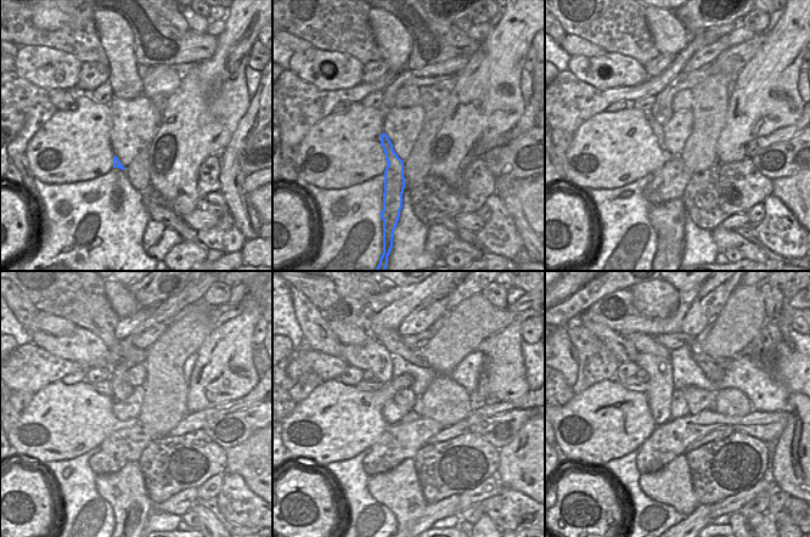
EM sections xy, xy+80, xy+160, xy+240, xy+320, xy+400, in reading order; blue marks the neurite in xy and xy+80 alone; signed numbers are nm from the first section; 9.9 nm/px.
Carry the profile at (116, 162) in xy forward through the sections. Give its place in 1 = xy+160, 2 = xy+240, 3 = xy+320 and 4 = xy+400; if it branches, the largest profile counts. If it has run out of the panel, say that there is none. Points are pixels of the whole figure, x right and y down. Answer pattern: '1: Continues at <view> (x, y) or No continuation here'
1: Continues at xy+160 (668, 219)
2: Continues at xy+240 (125, 491)
3: Continues at xy+320 (399, 490)
4: Continues at xy+400 (671, 485)

